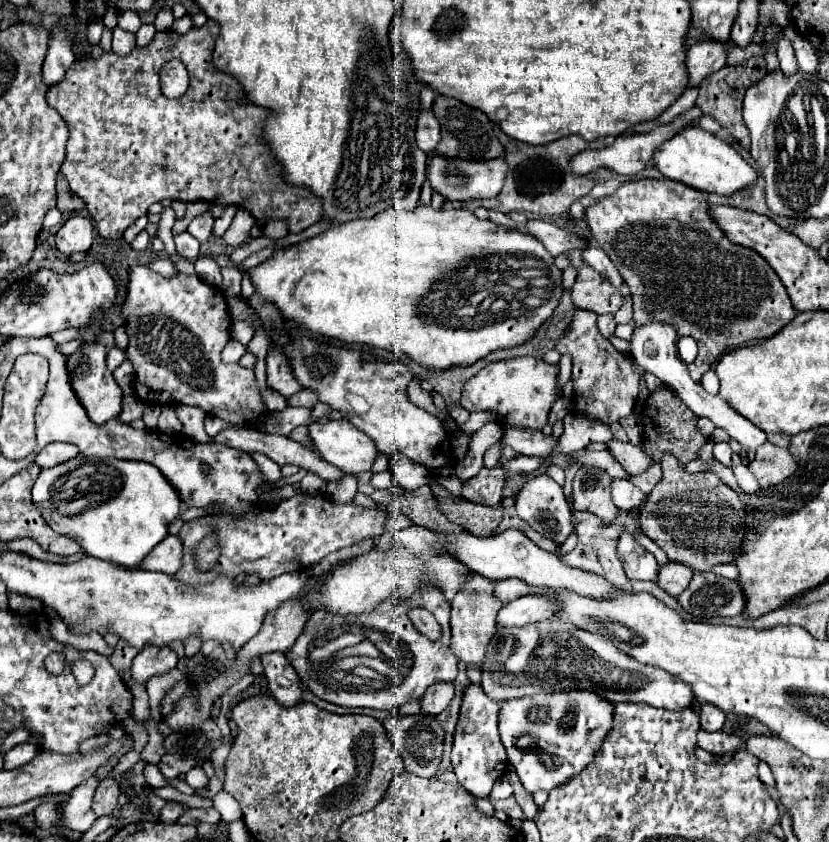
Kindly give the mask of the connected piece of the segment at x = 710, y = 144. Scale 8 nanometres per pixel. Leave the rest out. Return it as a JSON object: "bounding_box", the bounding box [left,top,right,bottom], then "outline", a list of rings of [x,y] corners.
{"bounding_box":[654,126,758,196],"outline":[[[686,126],[682,132],[662,142],[660,148],[654,152],[654,164],[664,178],[684,182],[696,190],[718,196],[730,196],[738,190],[744,190],[758,178],[756,170],[748,162],[744,162],[742,156],[728,142],[710,132],[704,132],[700,126]]]}

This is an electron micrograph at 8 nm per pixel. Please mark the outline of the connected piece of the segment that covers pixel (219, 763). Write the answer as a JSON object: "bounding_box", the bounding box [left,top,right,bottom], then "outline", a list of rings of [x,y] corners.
{"bounding_box":[212,744,230,770],"outline":[[[222,744],[218,746],[214,752],[212,752],[212,762],[218,770],[224,770],[224,762],[226,762],[226,756],[228,756],[228,750],[230,750],[230,744]]]}

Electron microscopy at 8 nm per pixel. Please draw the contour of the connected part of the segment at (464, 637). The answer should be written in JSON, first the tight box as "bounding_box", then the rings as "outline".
{"bounding_box":[450,576,500,668],"outline":[[[474,576],[472,584],[464,588],[464,592],[458,592],[452,600],[452,618],[450,618],[450,628],[452,628],[452,640],[450,640],[450,650],[454,656],[464,662],[464,664],[476,664],[482,668],[486,648],[496,634],[496,608],[500,608],[498,600],[492,600],[492,586],[488,584],[486,578]]]}

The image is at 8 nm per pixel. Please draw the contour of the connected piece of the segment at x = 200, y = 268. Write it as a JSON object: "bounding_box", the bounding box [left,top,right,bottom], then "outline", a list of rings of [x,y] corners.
{"bounding_box":[196,256,222,288],"outline":[[[200,256],[196,262],[196,272],[198,276],[206,282],[206,284],[214,284],[218,288],[222,288],[222,274],[220,274],[220,266],[216,264],[216,260],[212,258],[206,258],[206,256]]]}

